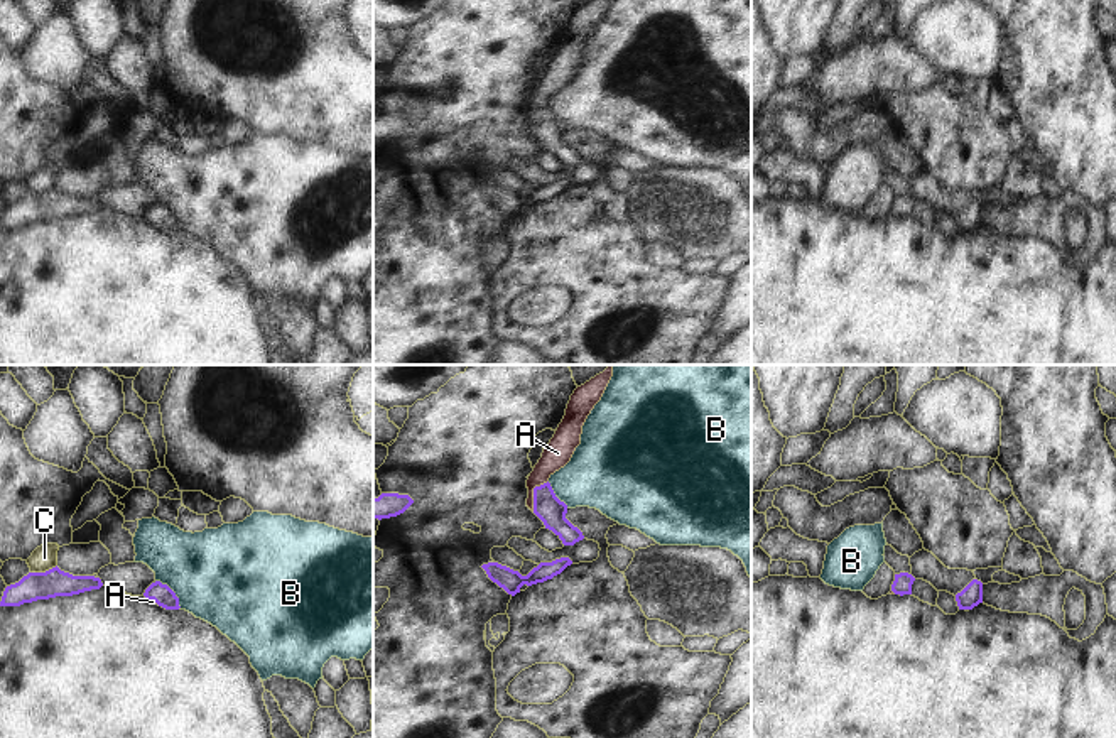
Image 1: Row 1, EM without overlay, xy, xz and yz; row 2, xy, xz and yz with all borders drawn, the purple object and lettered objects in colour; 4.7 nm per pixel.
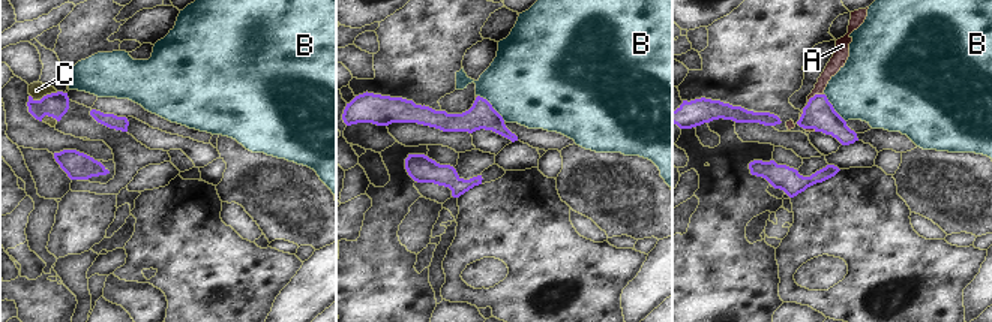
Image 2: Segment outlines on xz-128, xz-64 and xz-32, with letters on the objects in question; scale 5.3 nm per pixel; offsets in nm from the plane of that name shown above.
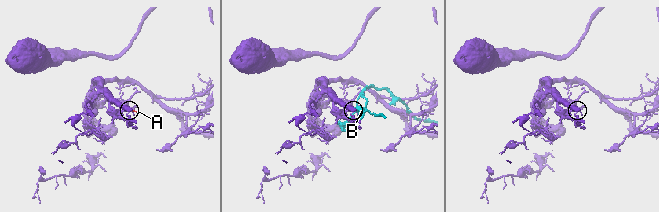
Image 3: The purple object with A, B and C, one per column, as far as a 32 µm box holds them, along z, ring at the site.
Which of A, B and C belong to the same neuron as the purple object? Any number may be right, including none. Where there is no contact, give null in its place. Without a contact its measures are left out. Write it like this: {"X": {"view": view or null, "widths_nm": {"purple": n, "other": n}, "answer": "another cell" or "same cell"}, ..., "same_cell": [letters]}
{"A": {"view": "xz", "widths_nm": {"purple": 140, "other": 140}, "answer": "same cell"}, "B": {"view": "xy", "widths_nm": {"purple": 100, "other": 460}, "answer": "another cell"}, "C": {"view": "xy", "widths_nm": {"purple": 130, "other": 120}, "answer": "another cell"}, "same_cell": ["A"]}

